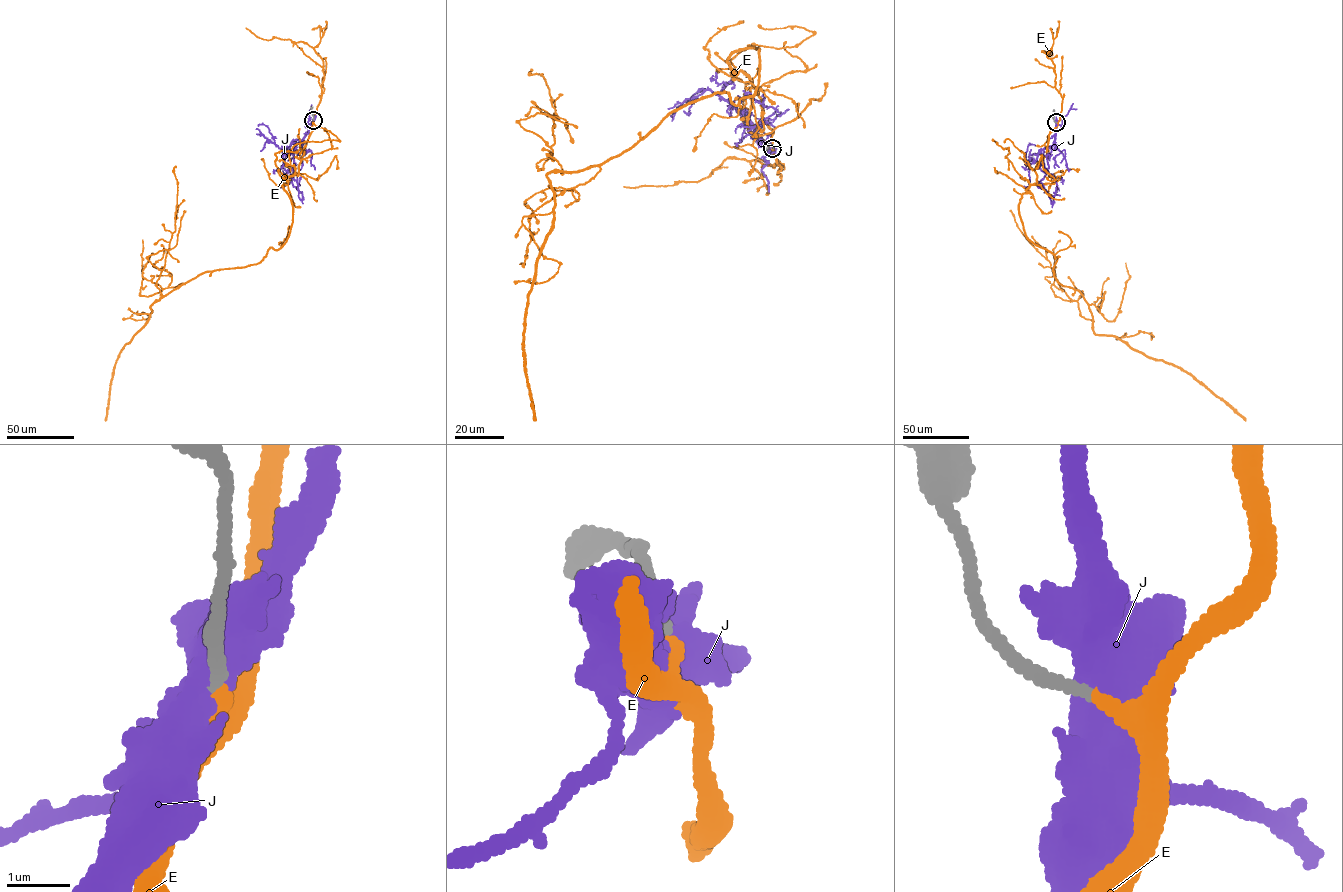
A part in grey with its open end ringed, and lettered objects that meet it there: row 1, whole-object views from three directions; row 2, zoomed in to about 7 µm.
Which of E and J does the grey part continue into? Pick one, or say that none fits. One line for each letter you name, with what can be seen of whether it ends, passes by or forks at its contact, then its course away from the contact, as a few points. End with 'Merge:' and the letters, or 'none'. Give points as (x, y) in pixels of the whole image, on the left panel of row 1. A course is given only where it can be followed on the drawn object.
E: it ends; course (313, 120), (298, 174), (281, 182), (286, 241), (155, 301), (117, 359), (105, 421)
Merge: E

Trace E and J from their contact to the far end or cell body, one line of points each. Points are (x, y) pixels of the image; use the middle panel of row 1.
E: (773, 148), (727, 61), (749, 47), (754, 94), (702, 96), (546, 175), (534, 419)
J: (773, 148), (743, 118), (747, 111), (752, 128), (777, 111), (766, 108), (742, 90)

